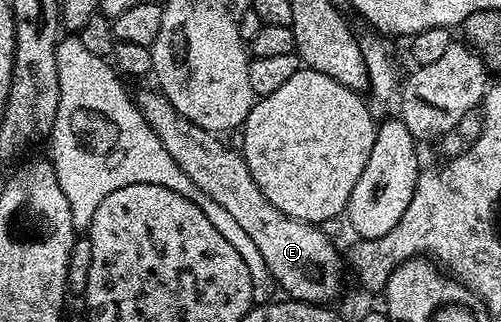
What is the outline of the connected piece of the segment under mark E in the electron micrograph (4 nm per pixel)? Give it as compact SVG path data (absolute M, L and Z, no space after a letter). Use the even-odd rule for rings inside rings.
M159 90L153 92L136 93L137 109L143 114L143 118L151 126L151 130L155 130L155 134L159 138L159 142L163 142L163 146L171 158L175 158L175 162L179 166L179 170L183 170L183 174L187 174L187 178L191 178L191 182L195 182L195 186L203 194L207 194L207 198L211 198L215 202L219 202L219 206L223 206L223 210L227 210L227 214L231 214L231 218L235 218L235 222L239 222L239 227L251 237L251 242L255 242L255 246L259 246L259 254L263 254L263 262L267 262L267 270L271 270L271 274L275 278L278 289L290 300L301 300L304 304L320 304L333 302L337 295L341 292L341 260L343 264L343 256L337 253L337 248L321 233L322 229L316 224L308 224L299 218L291 218L287 214L283 214L283 210L275 210L275 206L271 206L271 202L267 202L267 198L259 190L259 186L255 186L255 178L251 178L251 170L247 166L244 155L240 151L237 152L233 148L228 148L224 144L222 137L215 132L208 132L199 126L195 126L195 122L191 122L187 118L183 118L183 114L179 114L179 110L175 110L175 106L171 106L171 102Z

